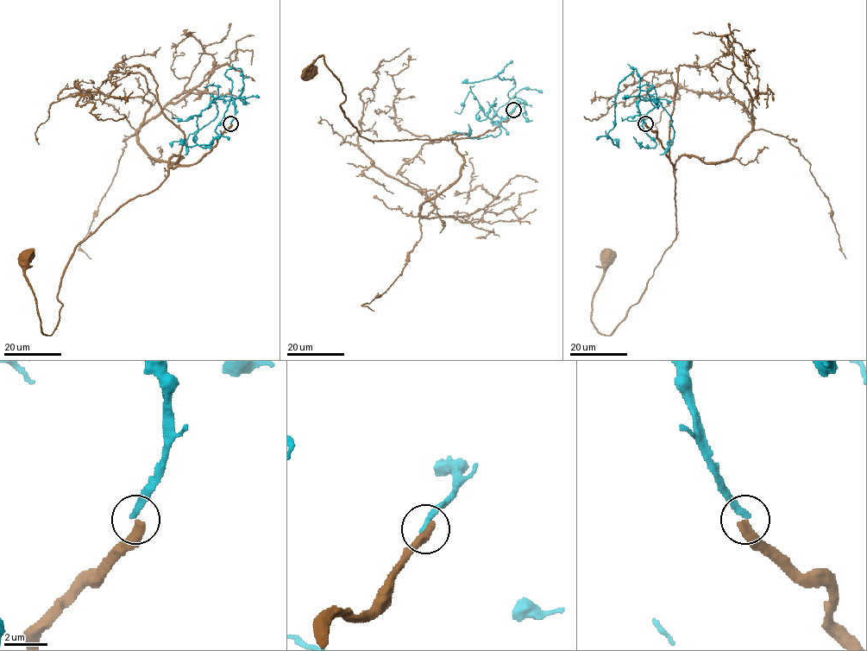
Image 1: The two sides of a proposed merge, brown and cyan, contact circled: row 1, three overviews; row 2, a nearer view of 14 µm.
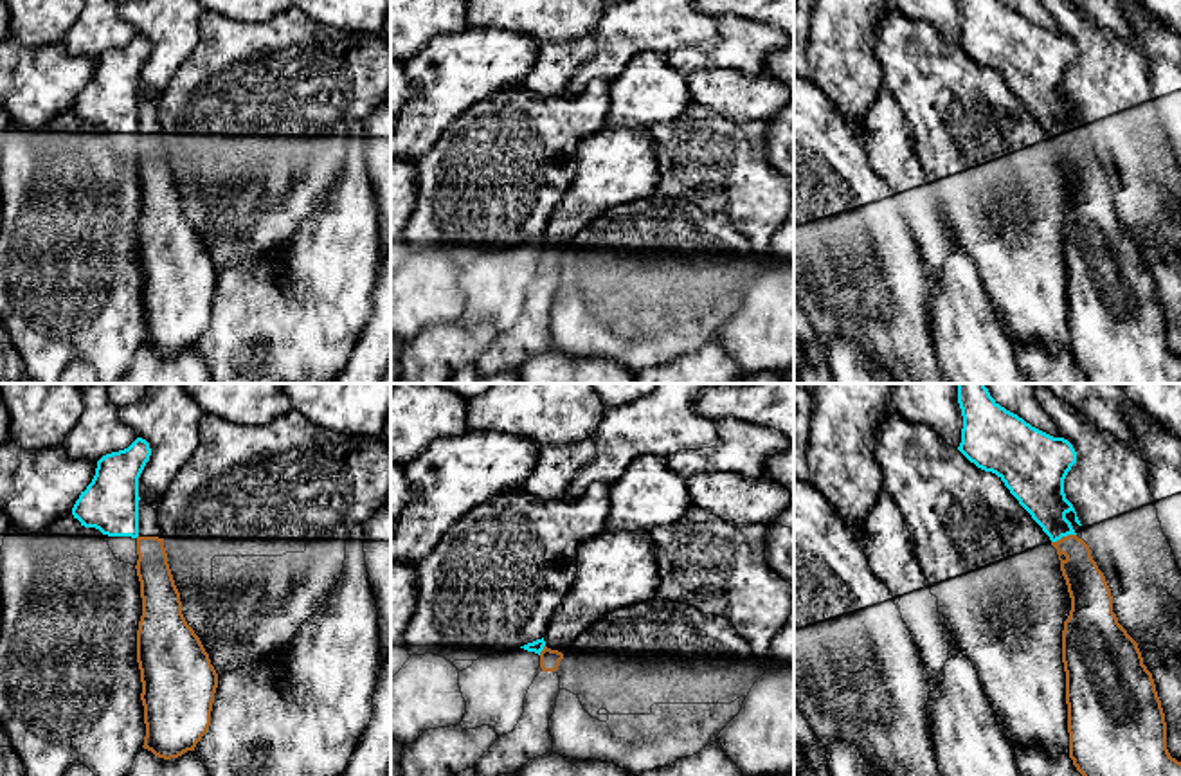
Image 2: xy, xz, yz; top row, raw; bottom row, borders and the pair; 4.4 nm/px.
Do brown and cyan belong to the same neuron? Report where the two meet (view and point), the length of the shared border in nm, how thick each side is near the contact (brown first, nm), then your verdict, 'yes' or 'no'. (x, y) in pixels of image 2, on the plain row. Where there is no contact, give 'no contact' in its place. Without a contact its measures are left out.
contact yz (1063, 134); length 120 nm; calibres 180 and 220 nm; no

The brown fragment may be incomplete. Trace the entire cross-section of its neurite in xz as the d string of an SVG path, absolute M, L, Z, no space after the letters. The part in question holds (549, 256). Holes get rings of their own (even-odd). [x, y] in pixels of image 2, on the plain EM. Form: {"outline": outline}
{"outline": "M603 128L587 135L578 144L576 166L544 232L542 268L556 268L574 236L601 212L655 194L661 182L650 128Z"}

